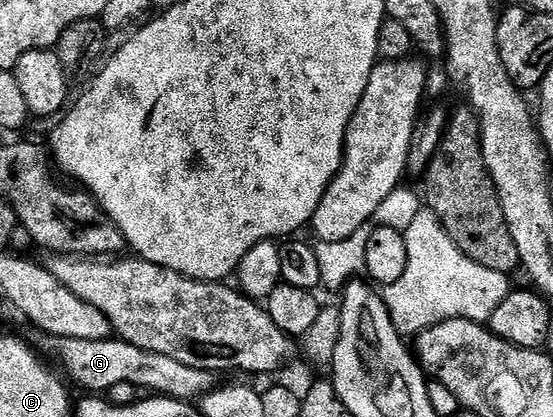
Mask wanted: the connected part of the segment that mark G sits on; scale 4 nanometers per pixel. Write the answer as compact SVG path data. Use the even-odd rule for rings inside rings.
M119 336L103 338L102 340L62 338L59 339L58 346L60 347L57 348L56 354L60 357L61 364L68 369L69 375L67 374L67 377L73 383L76 381L85 386L88 392L109 392L114 384L126 381L160 396L196 400L207 394L214 386L214 381L212 382L213 371L192 368L170 356L162 356L158 352L143 350L124 341Z

